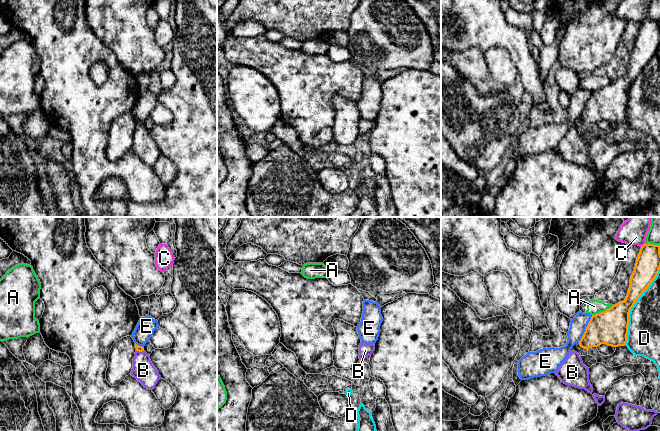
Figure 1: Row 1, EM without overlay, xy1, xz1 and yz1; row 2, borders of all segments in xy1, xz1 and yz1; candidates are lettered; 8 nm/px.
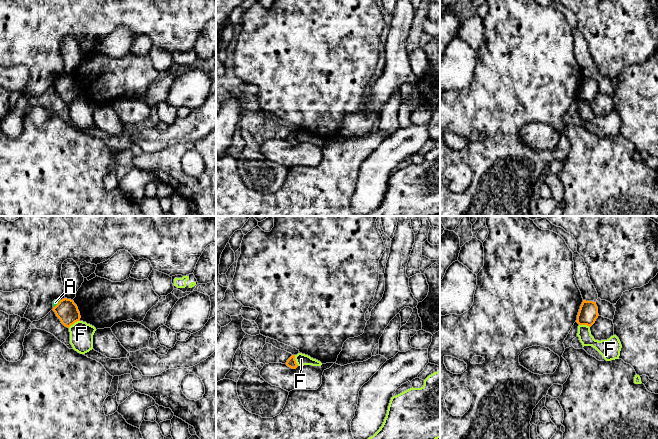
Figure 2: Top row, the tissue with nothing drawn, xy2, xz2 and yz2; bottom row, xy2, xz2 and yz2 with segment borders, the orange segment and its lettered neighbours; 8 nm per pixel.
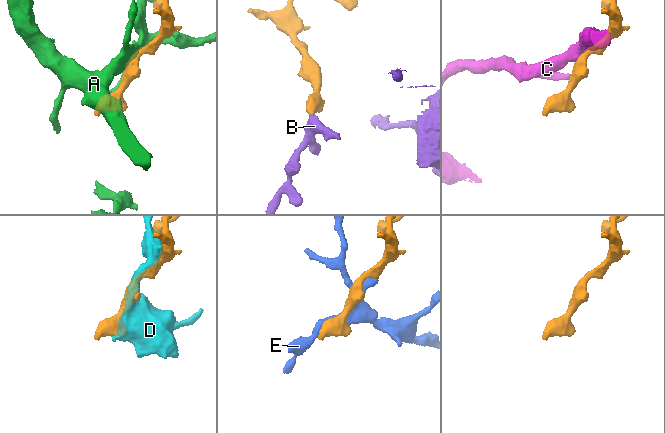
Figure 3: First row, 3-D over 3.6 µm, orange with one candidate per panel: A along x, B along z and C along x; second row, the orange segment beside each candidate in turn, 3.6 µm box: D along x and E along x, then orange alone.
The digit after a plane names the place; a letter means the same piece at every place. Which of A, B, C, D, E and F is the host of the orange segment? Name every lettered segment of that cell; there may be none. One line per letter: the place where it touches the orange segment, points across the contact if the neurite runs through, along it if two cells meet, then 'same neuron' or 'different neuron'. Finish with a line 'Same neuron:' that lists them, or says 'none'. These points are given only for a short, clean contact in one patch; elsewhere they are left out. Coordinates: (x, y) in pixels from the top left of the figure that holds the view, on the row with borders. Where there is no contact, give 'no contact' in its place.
A: yz1 (602, 312) | different neuron
B: xy1 (140, 351) | across xy1 (138, 348), (140, 351), (143, 370) | same neuron
C: yz1 (643, 245) | along yz1 (644, 243), (640, 246) | different neuron
D: yz1 (633, 305) | different neuron
E: yz1 (585, 329) | different neuron
F: xy2 (73, 323) | along xy2 (79, 320), (68, 327) | different neuron
Same neuron: B

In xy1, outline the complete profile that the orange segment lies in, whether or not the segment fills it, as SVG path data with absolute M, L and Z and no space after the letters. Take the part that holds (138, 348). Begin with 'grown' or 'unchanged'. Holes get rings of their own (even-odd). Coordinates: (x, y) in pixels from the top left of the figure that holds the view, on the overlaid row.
grown; M135 343L135 348L136 352L133 358L131 375L145 388L153 390L158 381L161 379L161 376L152 364L149 354L144 351L144 347Z

